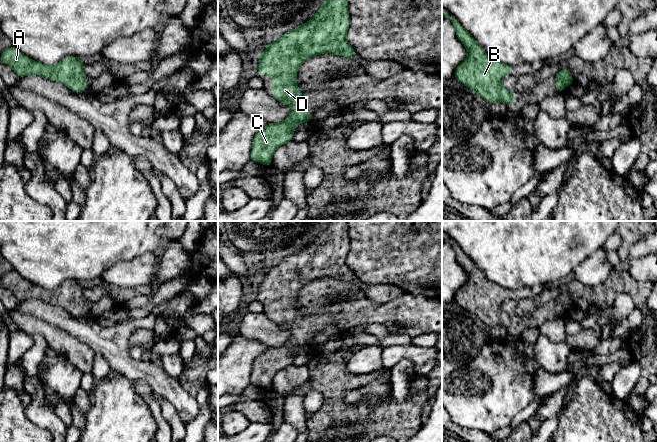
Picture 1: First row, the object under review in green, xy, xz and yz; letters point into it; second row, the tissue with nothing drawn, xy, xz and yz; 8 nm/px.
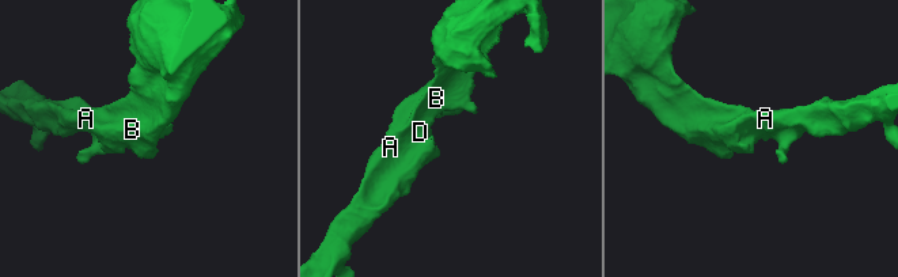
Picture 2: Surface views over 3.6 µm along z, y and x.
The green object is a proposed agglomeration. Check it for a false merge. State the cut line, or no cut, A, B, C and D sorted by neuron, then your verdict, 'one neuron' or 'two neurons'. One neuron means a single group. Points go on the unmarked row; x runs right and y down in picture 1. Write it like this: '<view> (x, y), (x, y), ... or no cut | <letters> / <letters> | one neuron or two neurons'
no cut | A B C D | one neuron

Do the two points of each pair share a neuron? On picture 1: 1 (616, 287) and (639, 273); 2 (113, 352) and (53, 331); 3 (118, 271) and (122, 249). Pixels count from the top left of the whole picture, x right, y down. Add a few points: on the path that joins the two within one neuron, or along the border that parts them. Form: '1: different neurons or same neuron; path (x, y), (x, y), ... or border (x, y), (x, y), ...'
1: different neurons; border (628, 271), (634, 279), (646, 282)
2: different neurons; border (59, 327), (86, 343), (95, 352)
3: different neurons; border (142, 254), (128, 260), (118, 261), (100, 274)

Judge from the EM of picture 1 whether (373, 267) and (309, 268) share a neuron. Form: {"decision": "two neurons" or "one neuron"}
{"decision": "two neurons"}

